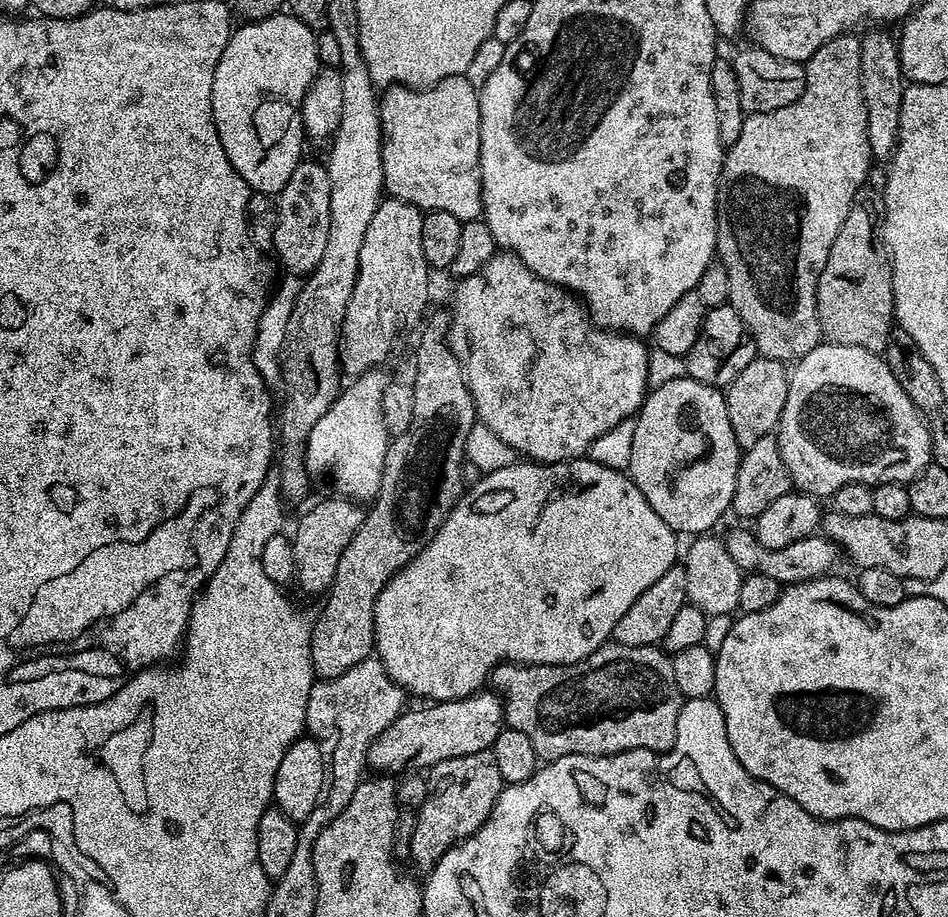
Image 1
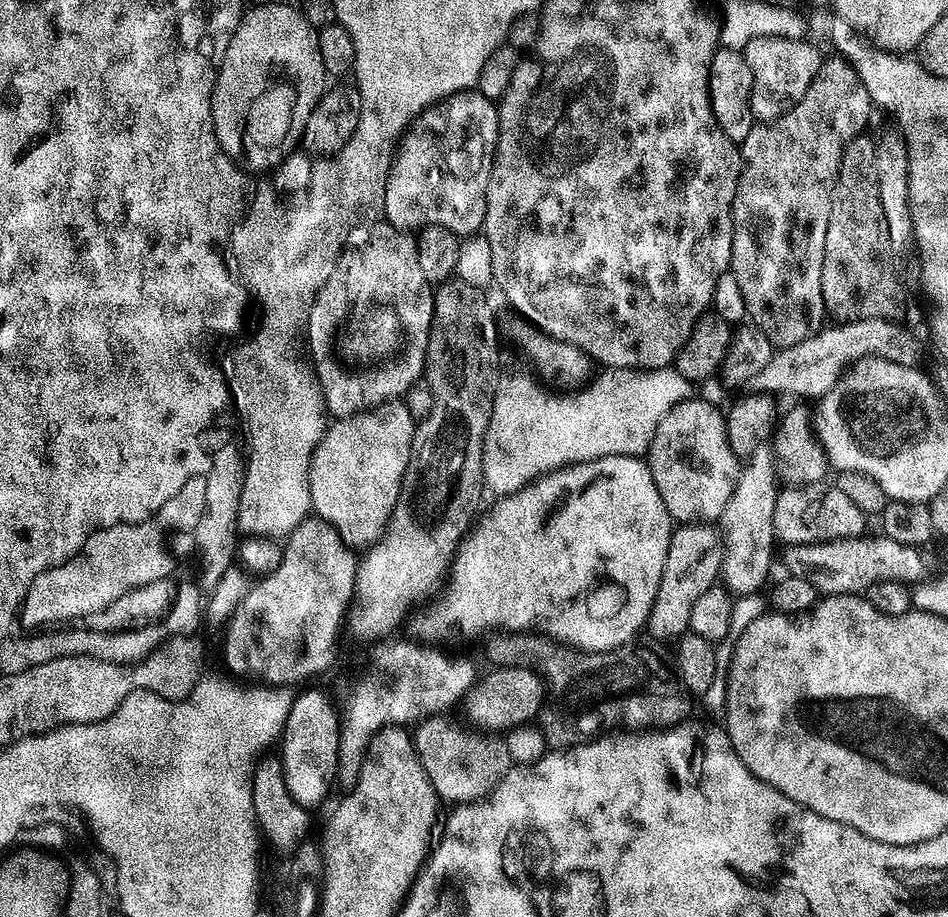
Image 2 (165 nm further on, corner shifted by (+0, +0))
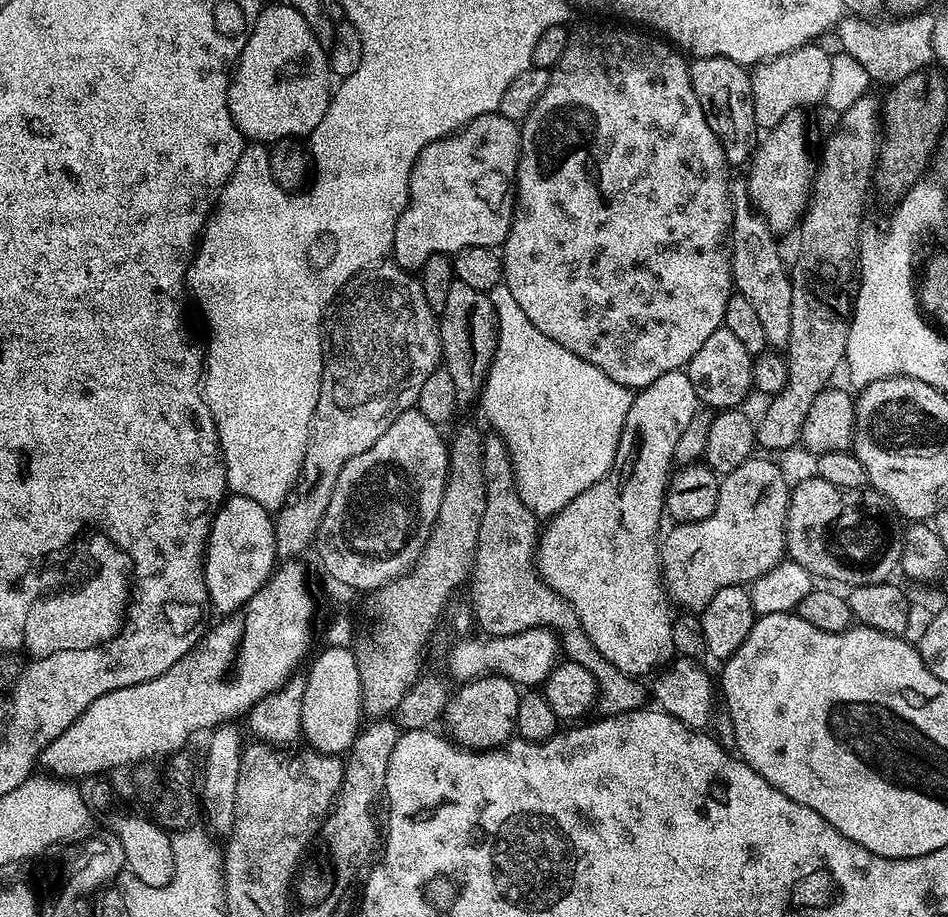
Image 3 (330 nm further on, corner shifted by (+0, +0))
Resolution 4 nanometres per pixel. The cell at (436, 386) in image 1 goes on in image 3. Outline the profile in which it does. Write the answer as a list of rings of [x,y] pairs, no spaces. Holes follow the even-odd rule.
[[[459,282],[452,283],[450,294],[446,294],[446,306],[438,312],[438,327],[442,366],[454,381],[457,405],[479,401],[496,353],[496,311],[488,294]]]

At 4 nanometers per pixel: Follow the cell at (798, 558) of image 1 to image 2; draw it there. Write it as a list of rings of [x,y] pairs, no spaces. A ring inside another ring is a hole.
[[[865,534],[854,540],[831,540],[821,544],[789,544],[783,549],[787,575],[806,578],[824,596],[862,594],[874,582],[896,582],[915,586],[929,575],[923,551],[883,534]]]

